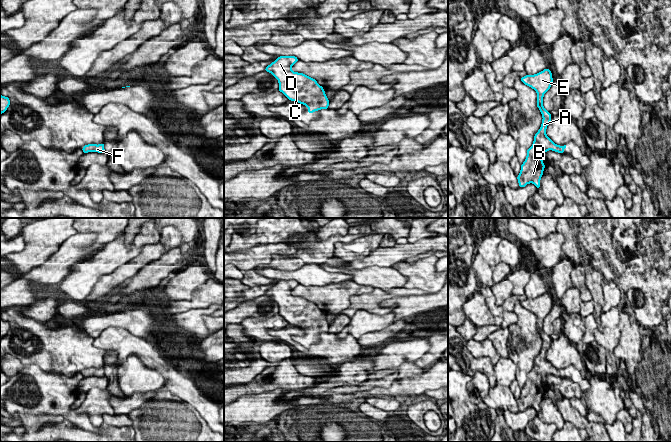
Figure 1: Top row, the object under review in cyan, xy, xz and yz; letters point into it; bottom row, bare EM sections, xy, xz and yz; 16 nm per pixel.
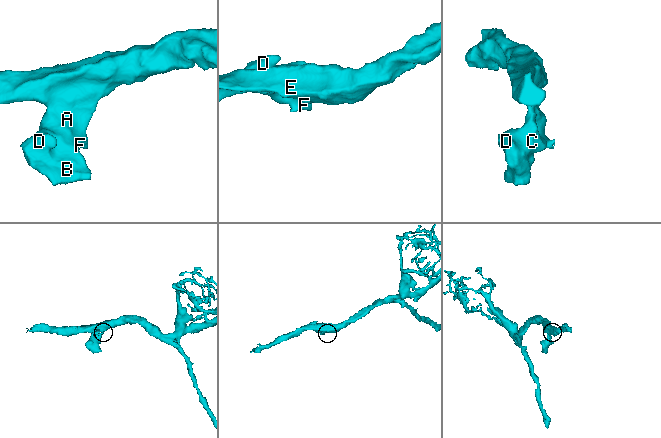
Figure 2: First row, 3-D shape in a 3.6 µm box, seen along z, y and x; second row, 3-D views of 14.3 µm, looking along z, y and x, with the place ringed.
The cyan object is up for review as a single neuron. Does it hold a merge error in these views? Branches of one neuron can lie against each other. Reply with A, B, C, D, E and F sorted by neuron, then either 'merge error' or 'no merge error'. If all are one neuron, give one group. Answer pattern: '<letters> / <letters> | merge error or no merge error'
A B C D E F | no merge error

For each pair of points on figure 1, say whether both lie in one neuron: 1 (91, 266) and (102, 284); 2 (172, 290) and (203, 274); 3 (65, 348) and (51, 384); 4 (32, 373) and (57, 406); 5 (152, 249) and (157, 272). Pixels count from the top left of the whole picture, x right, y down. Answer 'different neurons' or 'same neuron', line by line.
1: different neurons
2: same neuron
3: different neurons
4: same neuron
5: different neurons

